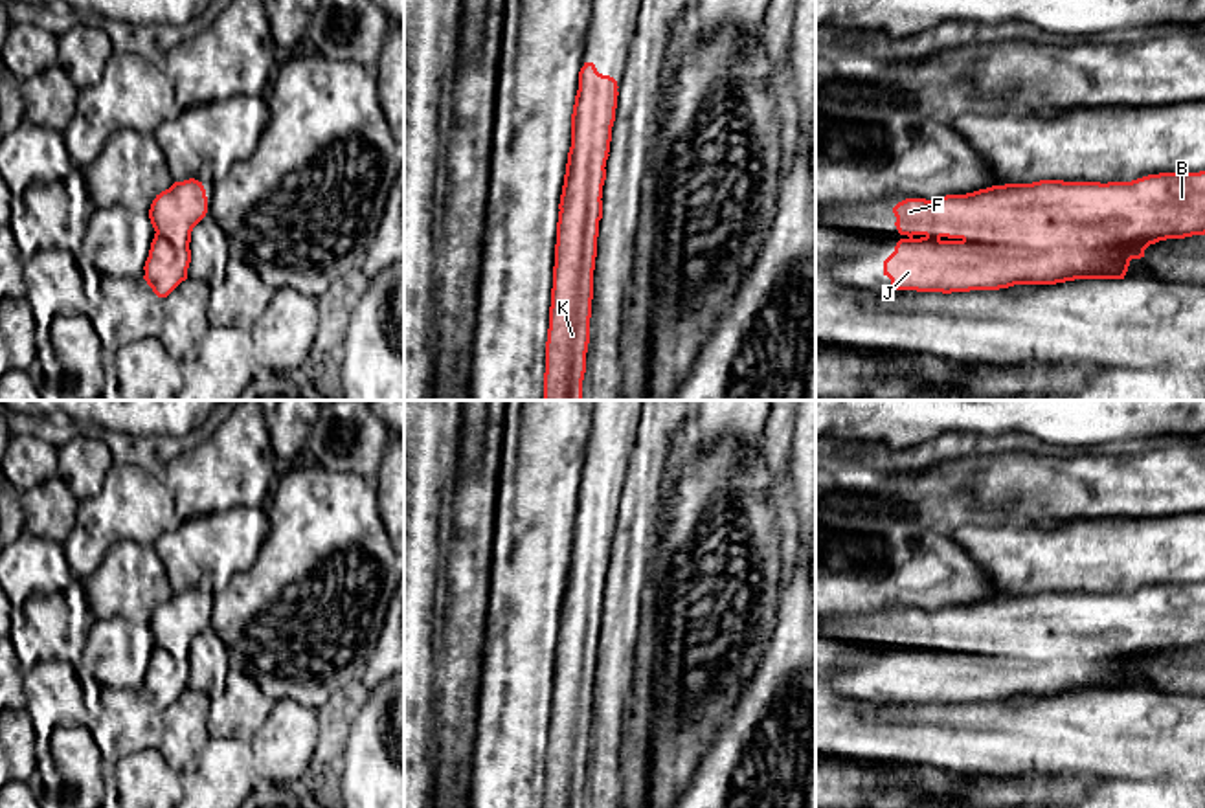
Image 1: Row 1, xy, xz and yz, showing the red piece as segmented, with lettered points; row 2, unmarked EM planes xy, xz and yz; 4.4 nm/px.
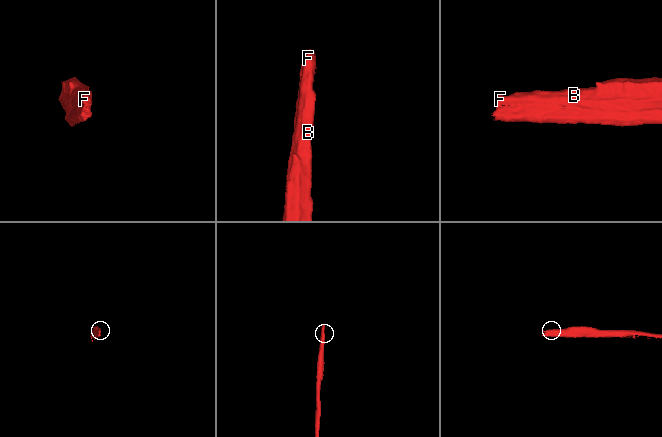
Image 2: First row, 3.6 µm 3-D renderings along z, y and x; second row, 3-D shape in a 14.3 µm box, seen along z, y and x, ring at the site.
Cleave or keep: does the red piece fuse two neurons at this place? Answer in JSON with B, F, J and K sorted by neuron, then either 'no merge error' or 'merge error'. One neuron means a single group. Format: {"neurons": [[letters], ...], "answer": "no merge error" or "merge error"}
{"neurons": [["B", "F"], ["J", "K"]], "answer": "merge error"}

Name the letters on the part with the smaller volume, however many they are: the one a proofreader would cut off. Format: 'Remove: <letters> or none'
Remove: J, K

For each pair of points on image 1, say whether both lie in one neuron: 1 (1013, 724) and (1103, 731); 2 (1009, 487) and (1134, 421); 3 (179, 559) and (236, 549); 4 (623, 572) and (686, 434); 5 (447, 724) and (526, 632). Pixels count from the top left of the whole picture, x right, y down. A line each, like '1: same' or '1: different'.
1: same
2: different
3: same
4: different
5: different

